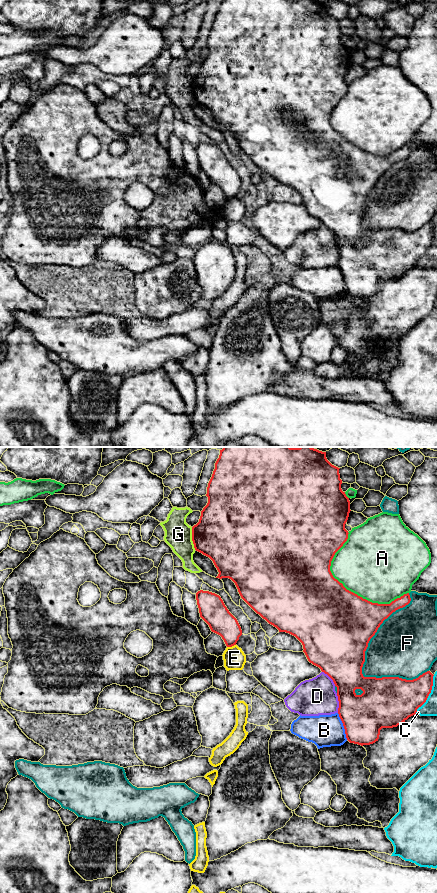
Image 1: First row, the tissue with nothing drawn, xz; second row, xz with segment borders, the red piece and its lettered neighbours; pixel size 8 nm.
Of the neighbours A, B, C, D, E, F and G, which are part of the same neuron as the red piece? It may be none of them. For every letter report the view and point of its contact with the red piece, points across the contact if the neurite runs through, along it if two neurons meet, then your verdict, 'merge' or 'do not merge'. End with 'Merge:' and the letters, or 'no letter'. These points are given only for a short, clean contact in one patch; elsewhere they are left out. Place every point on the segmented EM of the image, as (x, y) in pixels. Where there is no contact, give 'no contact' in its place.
A: contact xz (348, 590); do not merge
B: contact xz (343, 725); do not merge
C: contact xz (429, 693); do not merge
D: contact xz (339, 703); do not merge
E: contact xz (231, 646); border xz (235, 644), (227, 647); do not merge
F: contact xz (376, 631); do not merge
G: contact xz (192, 538); do not merge
Merge: no letter

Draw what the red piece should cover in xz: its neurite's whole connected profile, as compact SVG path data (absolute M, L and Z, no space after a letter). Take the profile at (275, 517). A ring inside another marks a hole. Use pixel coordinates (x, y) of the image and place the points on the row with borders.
M223 447L220 450L219 458L215 463L215 469L208 483L208 503L201 511L199 522L192 527L192 541L196 551L209 557L219 574L216 578L231 579L241 598L269 624L276 627L279 632L286 632L295 636L303 645L303 652L308 661L319 667L327 674L337 687L339 701L338 714L343 723L346 738L350 743L358 745L370 745L378 741L382 728L393 728L405 722L409 717L416 714L431 693L433 686L433 674L427 671L413 680L406 680L399 677L364 677L362 667L365 662L365 651L370 639L375 635L380 625L396 610L405 607L411 601L409 593L395 599L390 604L372 603L357 594L347 590L342 583L335 579L330 571L331 561L335 553L343 546L348 539L348 531L345 524L350 513L350 501L345 492L341 489L338 467L332 465L326 458L326 452L319 451L312 447Z

